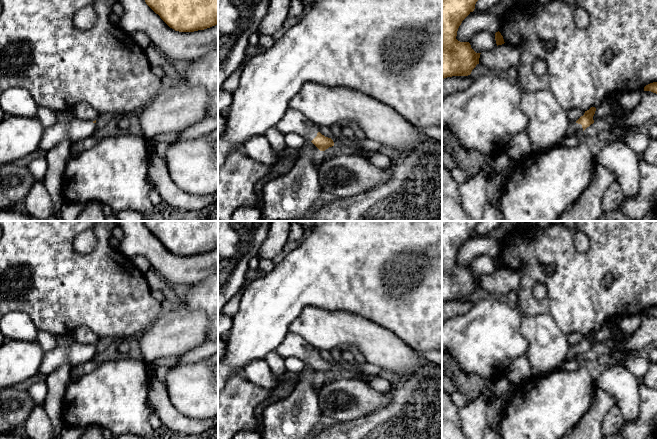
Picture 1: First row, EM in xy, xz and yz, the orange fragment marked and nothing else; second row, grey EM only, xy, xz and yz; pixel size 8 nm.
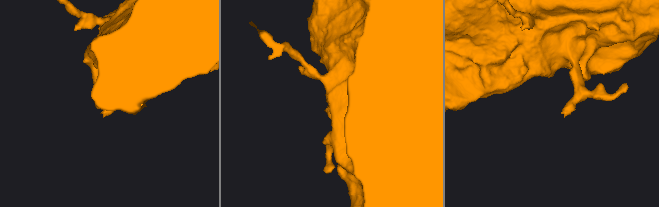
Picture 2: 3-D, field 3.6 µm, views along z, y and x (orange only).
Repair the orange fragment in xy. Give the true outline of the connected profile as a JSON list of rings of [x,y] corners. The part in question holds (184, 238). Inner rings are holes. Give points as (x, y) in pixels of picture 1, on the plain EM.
[[[143,221],[146,228],[172,253],[204,254],[218,248],[218,221]]]

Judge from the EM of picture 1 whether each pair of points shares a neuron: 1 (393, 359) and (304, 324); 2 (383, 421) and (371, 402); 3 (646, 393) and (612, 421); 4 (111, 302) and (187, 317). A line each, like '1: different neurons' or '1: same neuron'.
1: same neuron
2: different neurons
3: different neurons
4: different neurons

